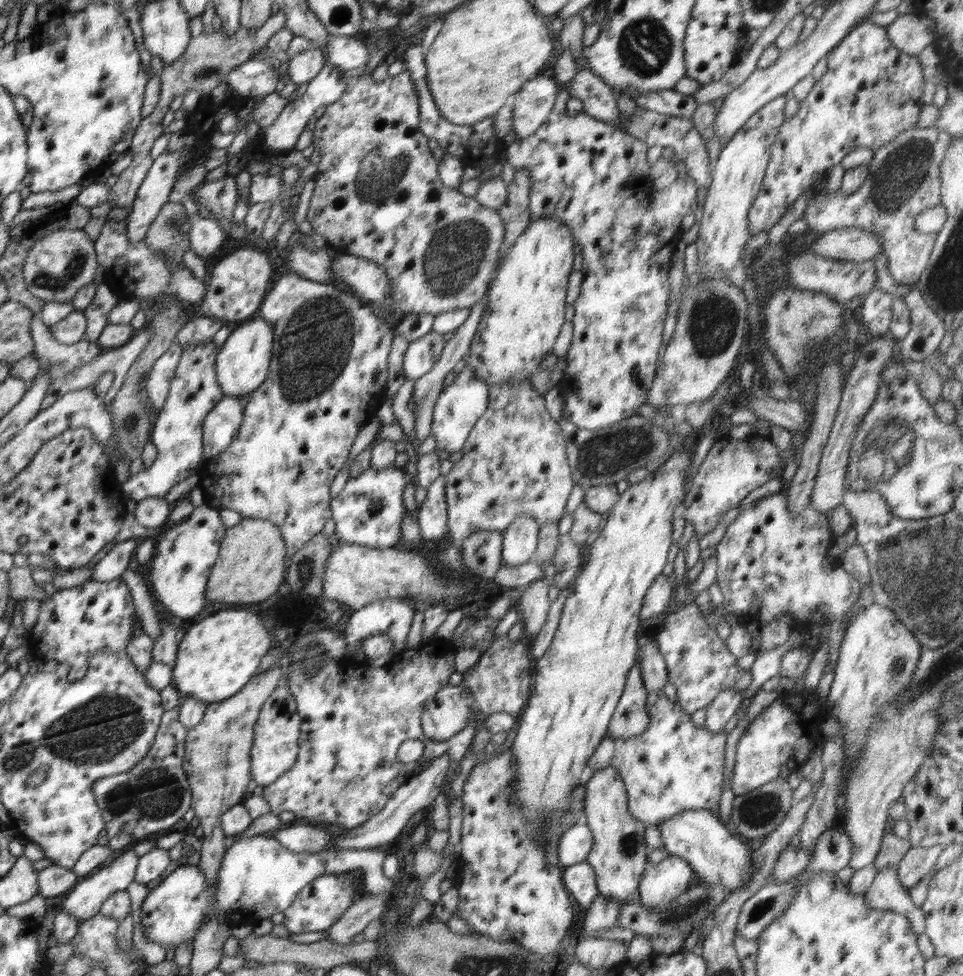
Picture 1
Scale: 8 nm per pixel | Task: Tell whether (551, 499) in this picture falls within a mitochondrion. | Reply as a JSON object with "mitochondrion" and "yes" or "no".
{"mitochondrion":"no"}

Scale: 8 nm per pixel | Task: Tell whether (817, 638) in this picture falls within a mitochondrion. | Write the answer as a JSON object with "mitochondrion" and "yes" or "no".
{"mitochondrion":"no"}

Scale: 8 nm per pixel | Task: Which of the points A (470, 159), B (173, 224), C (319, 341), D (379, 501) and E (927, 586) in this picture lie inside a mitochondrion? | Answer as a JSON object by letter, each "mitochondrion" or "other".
{"A":"other","B":"mitochondrion","C":"mitochondrion","D":"mitochondrion","E":"mitochondrion"}

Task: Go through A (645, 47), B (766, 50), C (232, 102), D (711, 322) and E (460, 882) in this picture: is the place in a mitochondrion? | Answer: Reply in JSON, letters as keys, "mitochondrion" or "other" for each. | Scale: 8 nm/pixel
{"A":"mitochondrion","B":"other","C":"other","D":"mitochondrion","E":"other"}

